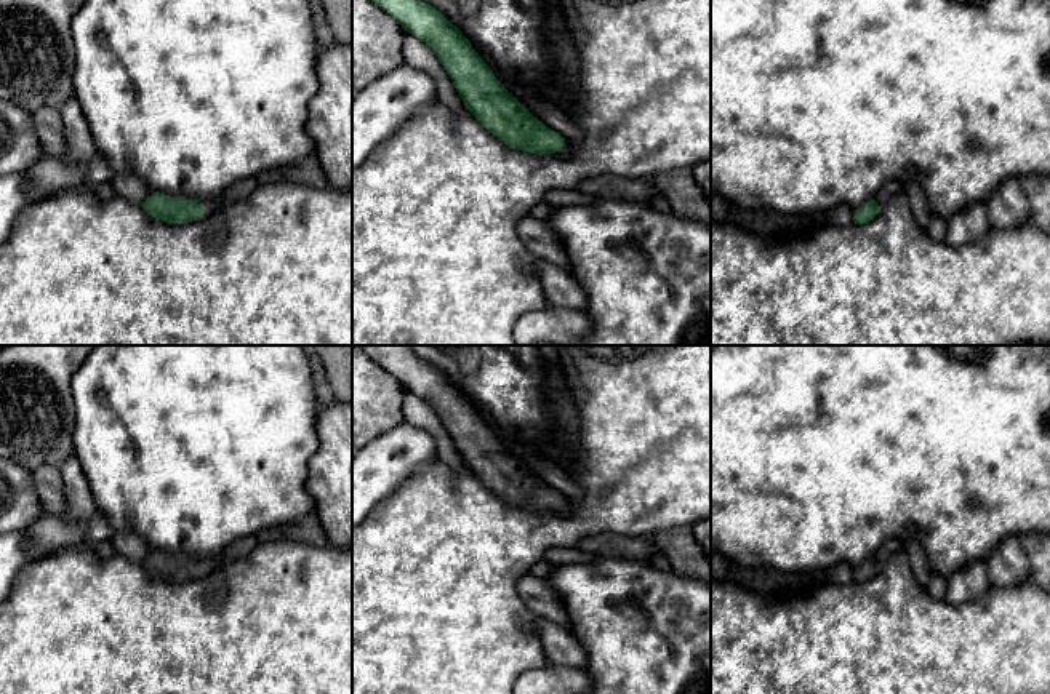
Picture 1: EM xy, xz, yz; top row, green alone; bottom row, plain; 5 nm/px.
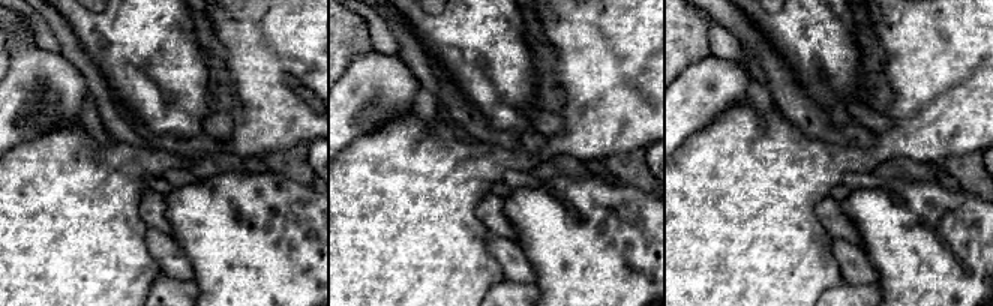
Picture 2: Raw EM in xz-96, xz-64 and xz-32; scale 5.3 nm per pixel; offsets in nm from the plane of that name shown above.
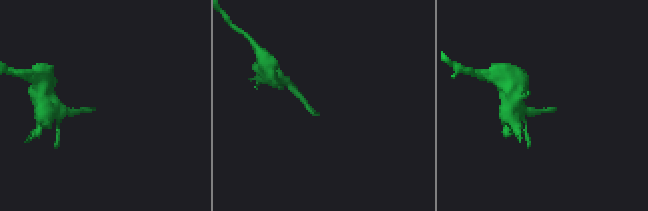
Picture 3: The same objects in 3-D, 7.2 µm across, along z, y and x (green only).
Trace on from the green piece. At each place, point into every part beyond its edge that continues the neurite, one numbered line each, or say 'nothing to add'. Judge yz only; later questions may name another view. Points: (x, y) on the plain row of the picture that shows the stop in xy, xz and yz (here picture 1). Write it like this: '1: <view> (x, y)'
1: yz (890, 546)

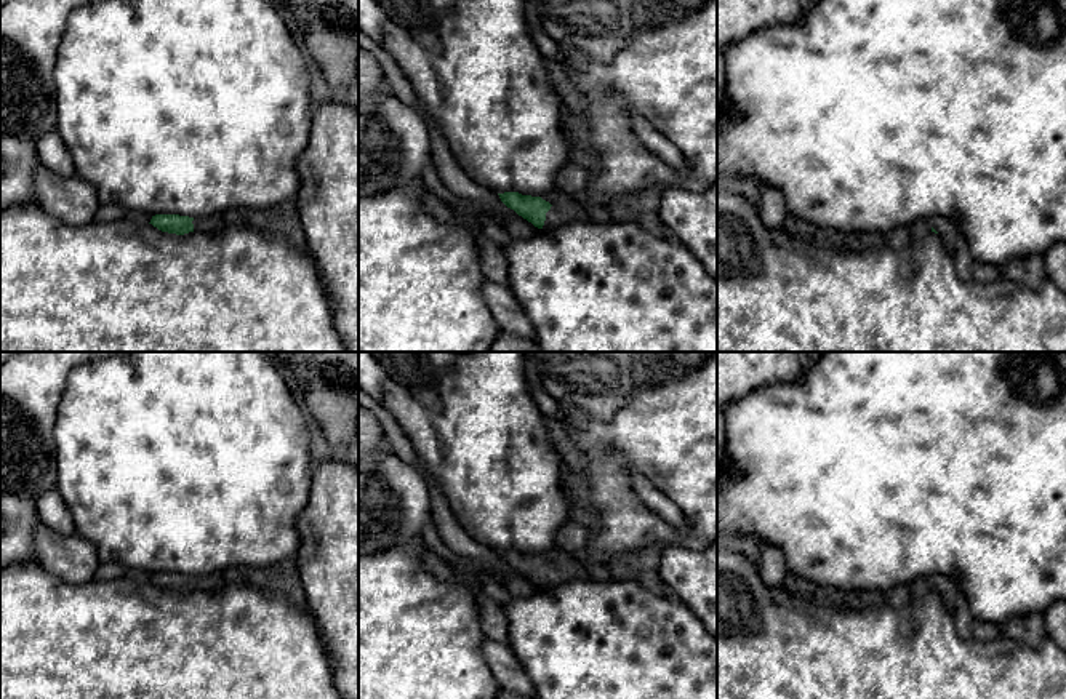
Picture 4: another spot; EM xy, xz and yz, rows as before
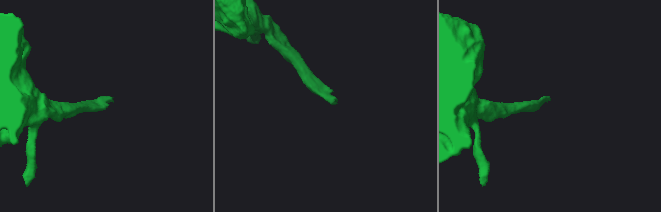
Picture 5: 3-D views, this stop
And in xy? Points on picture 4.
1: xy (210, 583)

